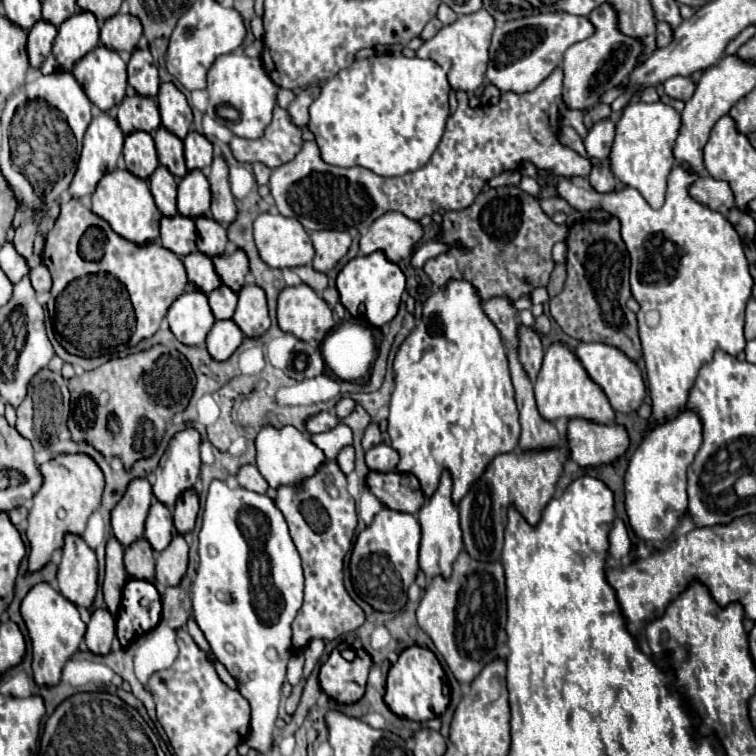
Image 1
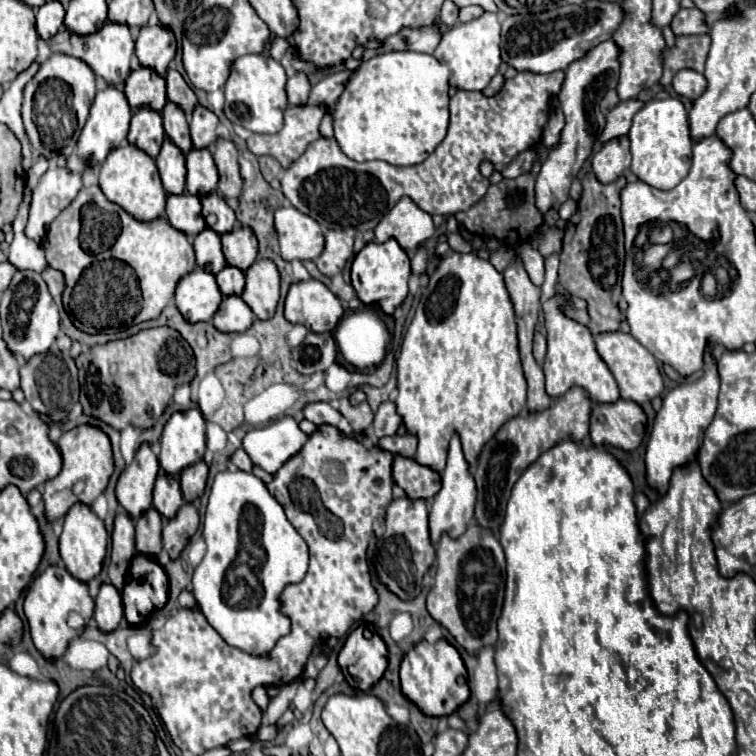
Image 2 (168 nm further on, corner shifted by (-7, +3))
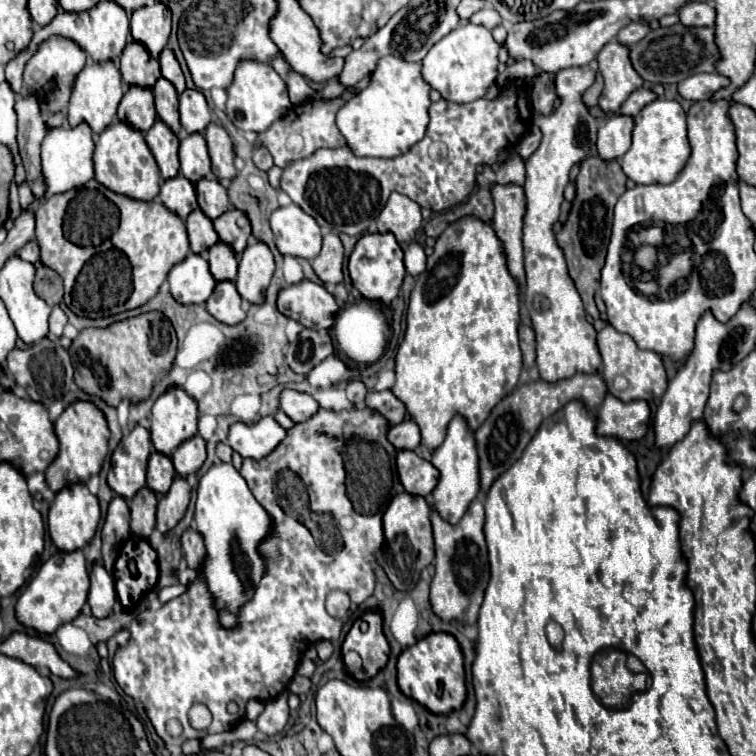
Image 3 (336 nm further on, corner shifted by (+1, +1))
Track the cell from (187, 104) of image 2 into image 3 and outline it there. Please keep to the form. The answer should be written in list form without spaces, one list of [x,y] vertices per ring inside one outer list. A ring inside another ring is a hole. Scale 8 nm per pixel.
[[[166,46],[164,52],[158,56],[158,60],[160,60],[162,76],[168,78],[168,80],[176,86],[178,92],[184,92],[184,88],[186,88],[186,84],[184,84],[184,74],[182,74],[182,68],[180,68],[180,64],[178,64],[174,52]]]

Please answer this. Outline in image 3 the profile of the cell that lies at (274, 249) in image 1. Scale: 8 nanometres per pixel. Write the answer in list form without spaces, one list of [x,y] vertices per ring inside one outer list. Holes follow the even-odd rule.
[[[290,204],[286,208],[274,210],[270,216],[270,228],[274,232],[280,254],[290,254],[306,260],[312,260],[320,254],[320,226],[300,206]]]

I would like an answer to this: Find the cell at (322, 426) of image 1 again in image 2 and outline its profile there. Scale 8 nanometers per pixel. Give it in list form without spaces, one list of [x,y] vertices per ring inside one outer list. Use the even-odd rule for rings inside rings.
[[[316,402],[316,404],[308,404],[304,408],[304,416],[306,420],[314,422],[316,426],[324,426],[324,424],[330,424],[330,426],[338,426],[342,414],[338,410],[334,410],[328,402]]]

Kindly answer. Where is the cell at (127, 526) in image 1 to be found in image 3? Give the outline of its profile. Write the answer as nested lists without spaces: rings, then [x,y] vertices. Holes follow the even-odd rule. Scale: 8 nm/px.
[[[136,424],[128,436],[124,436],[112,454],[112,468],[108,472],[108,486],[124,496],[132,498],[146,486],[146,464],[152,452],[150,432]]]

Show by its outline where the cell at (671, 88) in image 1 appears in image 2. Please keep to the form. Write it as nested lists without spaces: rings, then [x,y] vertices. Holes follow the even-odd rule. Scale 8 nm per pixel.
[[[680,70],[672,80],[672,88],[680,96],[696,100],[706,90],[706,78],[694,70]]]

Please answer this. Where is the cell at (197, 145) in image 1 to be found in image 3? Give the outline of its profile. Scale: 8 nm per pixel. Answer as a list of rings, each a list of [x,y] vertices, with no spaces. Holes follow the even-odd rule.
[[[186,88],[180,94],[180,124],[184,132],[186,134],[204,132],[210,122],[212,122],[212,114],[204,94],[200,90]]]

